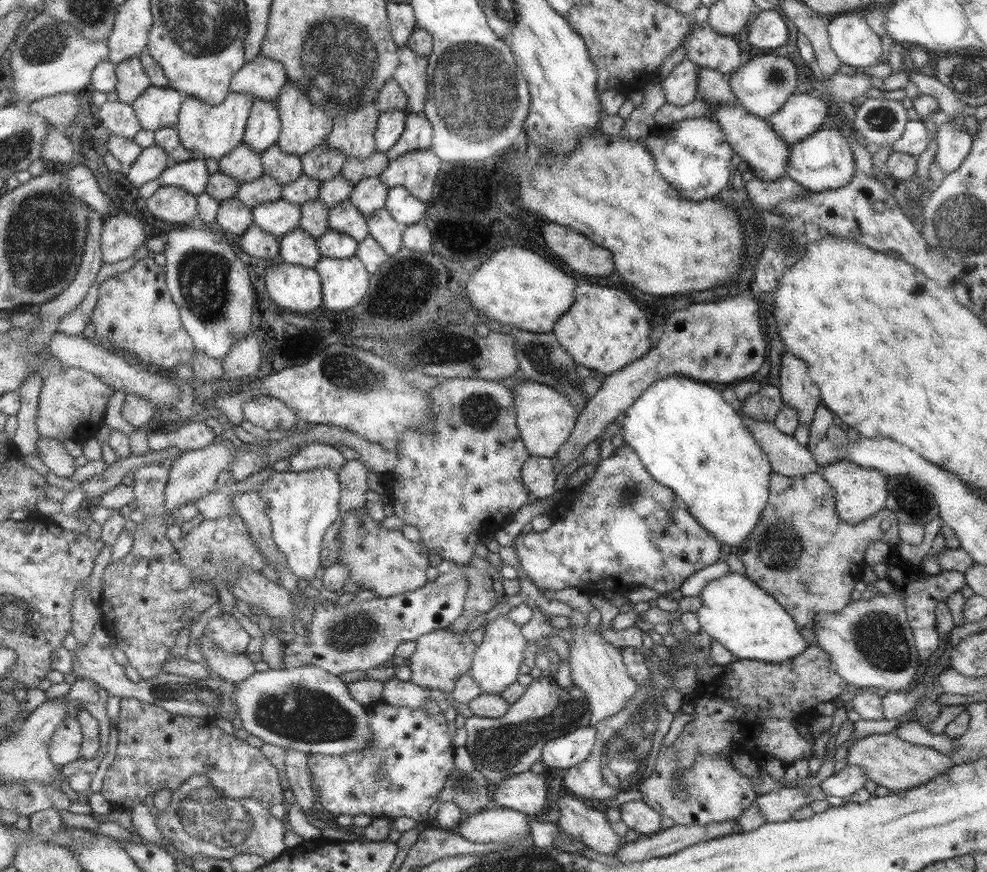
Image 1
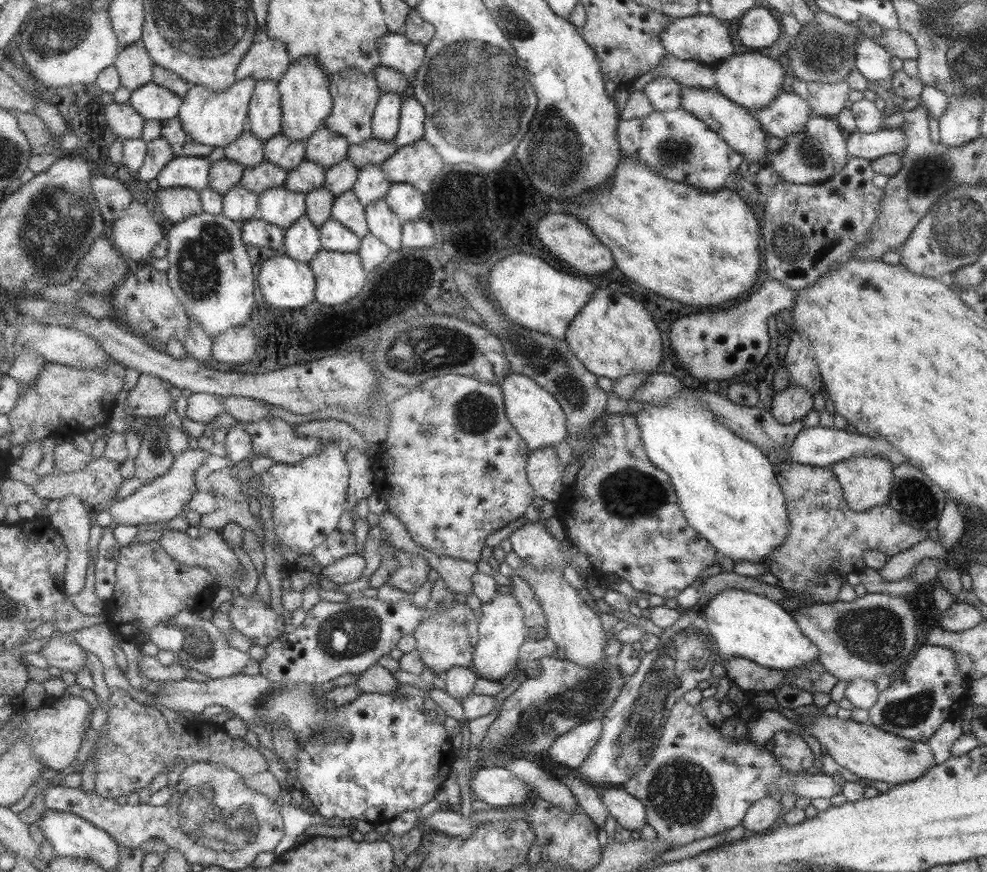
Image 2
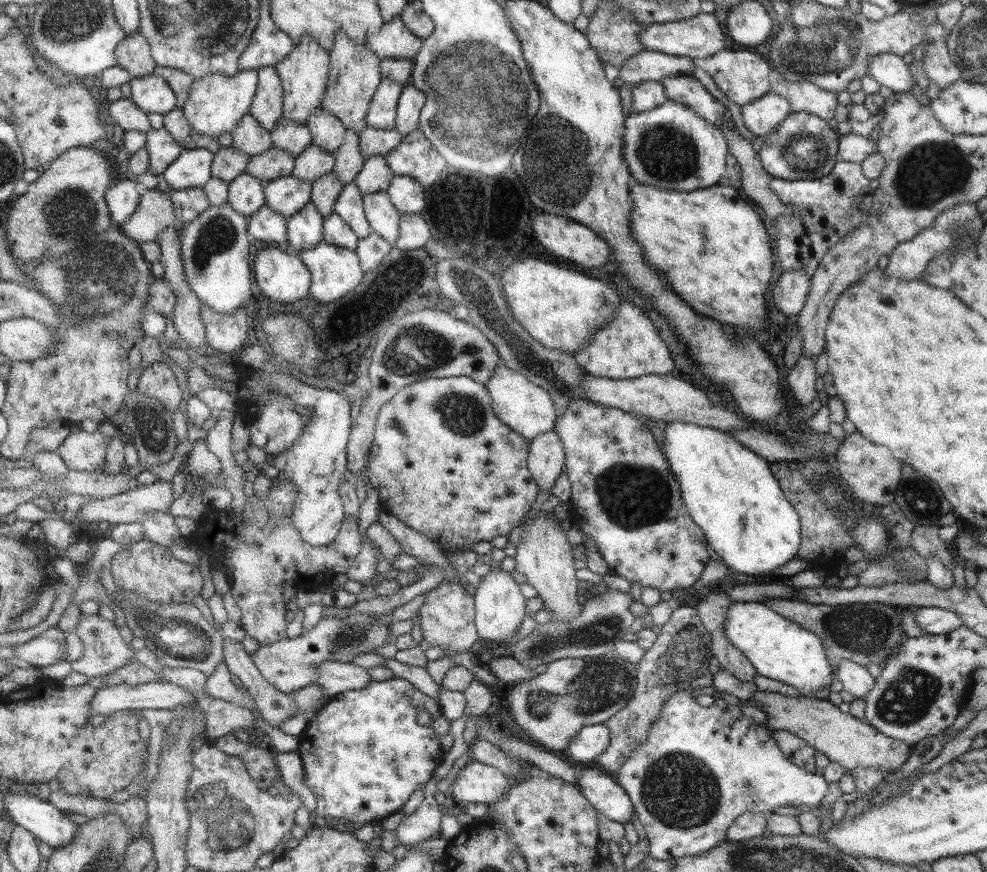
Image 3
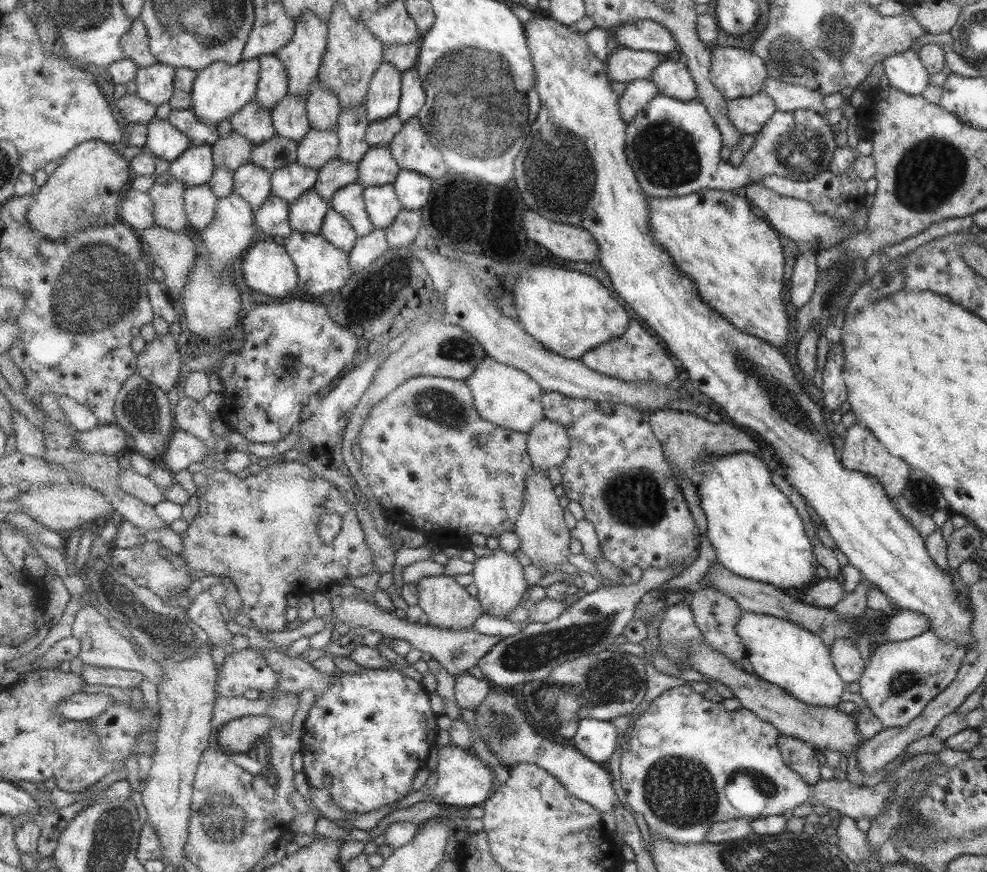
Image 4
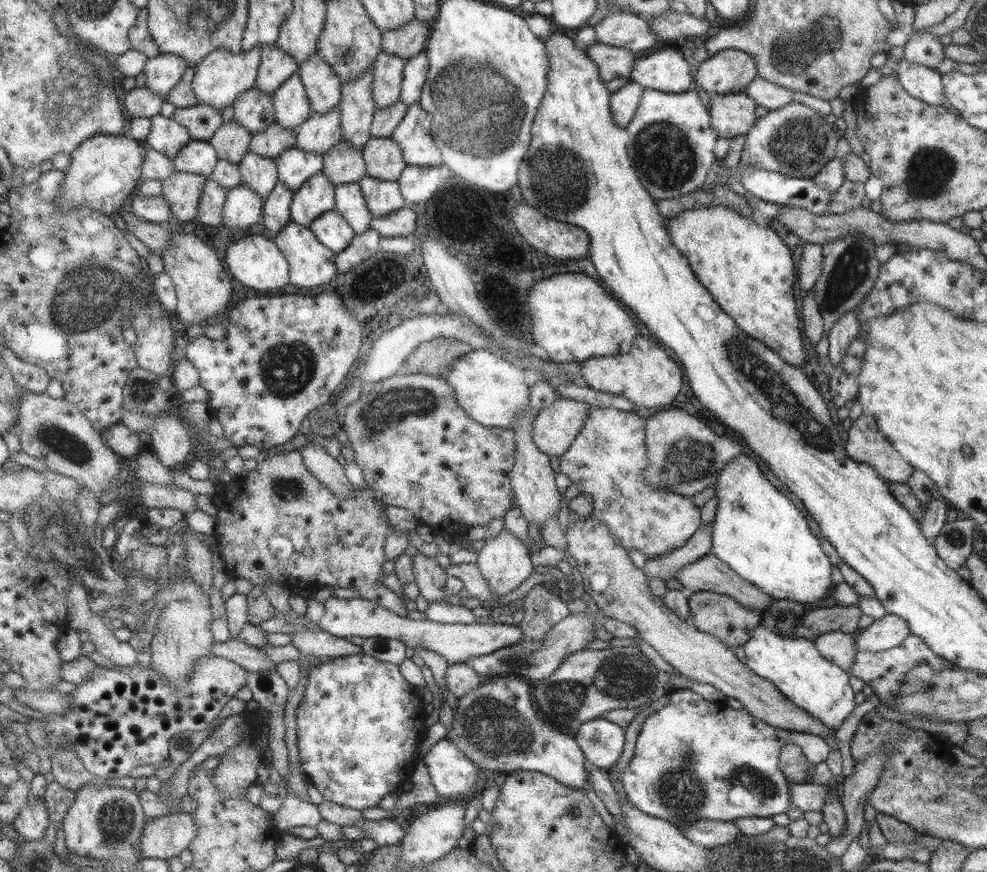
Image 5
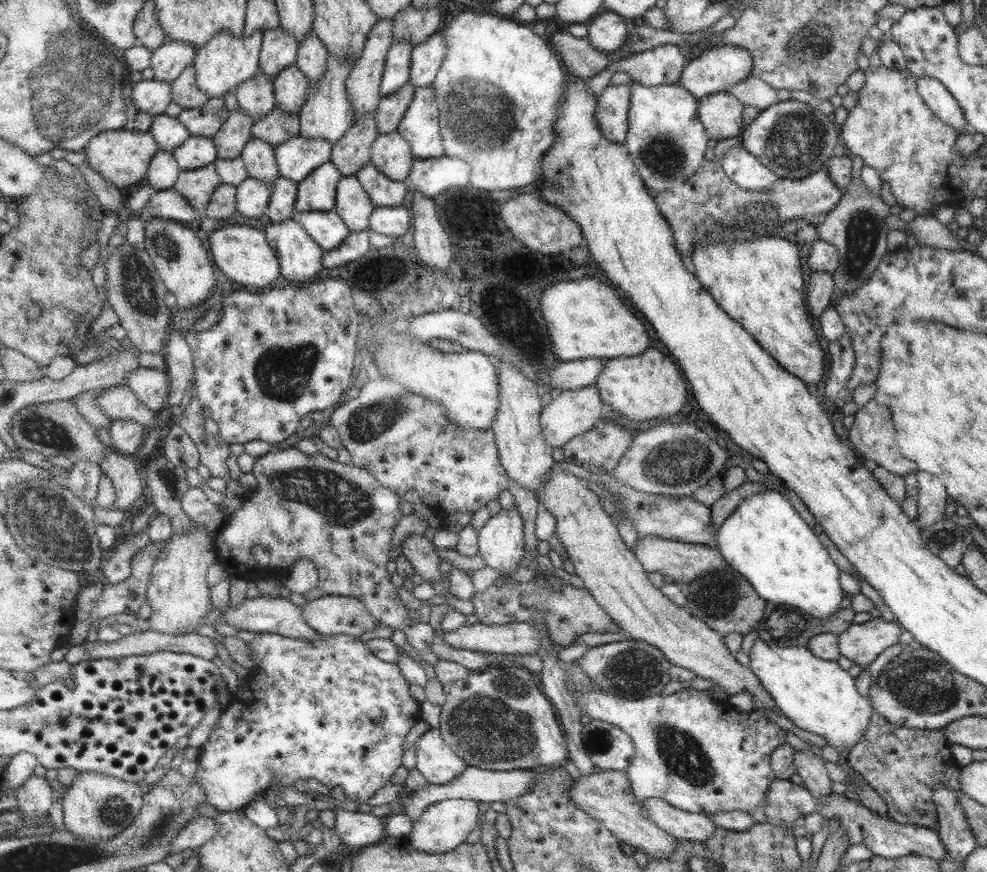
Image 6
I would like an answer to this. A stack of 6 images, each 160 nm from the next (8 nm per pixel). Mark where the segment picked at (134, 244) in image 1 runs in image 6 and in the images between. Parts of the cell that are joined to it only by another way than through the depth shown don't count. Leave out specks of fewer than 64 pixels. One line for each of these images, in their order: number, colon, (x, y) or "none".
2: (137, 233)
3: (156, 212)
4: (168, 194)
5: (183, 191)
6: (198, 186)

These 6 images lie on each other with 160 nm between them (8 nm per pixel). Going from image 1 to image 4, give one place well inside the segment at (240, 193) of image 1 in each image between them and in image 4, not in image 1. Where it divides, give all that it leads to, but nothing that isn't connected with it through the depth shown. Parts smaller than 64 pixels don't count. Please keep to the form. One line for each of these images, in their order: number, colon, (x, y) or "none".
2: (265, 176)
3: (275, 163)
4: (278, 152)

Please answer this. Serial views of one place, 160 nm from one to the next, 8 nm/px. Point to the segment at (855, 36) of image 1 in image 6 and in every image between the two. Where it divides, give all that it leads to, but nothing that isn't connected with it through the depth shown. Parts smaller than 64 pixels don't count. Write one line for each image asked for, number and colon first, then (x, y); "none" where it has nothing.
2: (872, 60)
3: (889, 70)
4: (904, 70)
5: (921, 82)
6: (935, 96)

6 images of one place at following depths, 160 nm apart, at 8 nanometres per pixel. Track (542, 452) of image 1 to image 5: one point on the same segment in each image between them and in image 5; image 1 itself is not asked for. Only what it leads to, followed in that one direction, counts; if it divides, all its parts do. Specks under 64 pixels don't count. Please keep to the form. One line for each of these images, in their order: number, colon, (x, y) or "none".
2: (534, 412)
3: (527, 409)
4: (504, 395)
5: (492, 391)

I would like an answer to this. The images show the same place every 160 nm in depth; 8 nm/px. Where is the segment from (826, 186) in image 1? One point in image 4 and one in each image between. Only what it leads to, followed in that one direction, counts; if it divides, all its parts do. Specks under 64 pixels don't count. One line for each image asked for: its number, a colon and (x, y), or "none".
2: (812, 156)
3: (803, 147)
4: (798, 145)

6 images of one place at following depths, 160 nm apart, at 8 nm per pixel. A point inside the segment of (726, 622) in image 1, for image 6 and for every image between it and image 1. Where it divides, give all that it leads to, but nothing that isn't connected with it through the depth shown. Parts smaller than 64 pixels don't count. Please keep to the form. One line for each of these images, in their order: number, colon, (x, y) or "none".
2: (744, 625)
3: (780, 650)
4: (781, 653)
5: (814, 684)
6: (816, 695)

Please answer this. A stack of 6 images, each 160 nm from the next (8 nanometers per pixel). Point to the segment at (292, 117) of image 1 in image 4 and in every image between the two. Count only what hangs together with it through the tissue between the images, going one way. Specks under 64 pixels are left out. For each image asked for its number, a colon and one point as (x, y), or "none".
2: (307, 101)
3: (305, 72)
4: (304, 54)

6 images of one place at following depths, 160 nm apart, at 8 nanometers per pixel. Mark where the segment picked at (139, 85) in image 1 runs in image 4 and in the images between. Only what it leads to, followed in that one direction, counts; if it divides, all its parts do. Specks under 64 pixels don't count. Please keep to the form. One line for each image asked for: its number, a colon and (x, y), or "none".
2: (136, 65)
3: (135, 54)
4: (136, 43)

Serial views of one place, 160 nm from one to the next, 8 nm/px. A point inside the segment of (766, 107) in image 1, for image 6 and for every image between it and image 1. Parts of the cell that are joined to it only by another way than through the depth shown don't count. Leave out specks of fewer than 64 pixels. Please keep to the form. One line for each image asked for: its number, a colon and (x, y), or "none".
2: (751, 80)
3: (741, 76)
4: (735, 73)
5: (729, 71)
6: (718, 69)

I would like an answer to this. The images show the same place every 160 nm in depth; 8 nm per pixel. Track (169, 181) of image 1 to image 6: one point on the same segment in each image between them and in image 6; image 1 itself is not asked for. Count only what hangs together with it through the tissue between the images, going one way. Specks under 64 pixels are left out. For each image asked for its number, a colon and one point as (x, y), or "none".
2: (193, 172)
3: (193, 169)
4: (196, 167)
5: (199, 157)
6: (199, 151)

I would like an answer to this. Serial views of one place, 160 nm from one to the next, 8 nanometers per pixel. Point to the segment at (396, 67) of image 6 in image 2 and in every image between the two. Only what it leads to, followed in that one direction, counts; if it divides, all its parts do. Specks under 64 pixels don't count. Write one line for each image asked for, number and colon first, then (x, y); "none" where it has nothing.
2: (385, 121)
3: (381, 113)
4: (382, 101)
5: (388, 70)

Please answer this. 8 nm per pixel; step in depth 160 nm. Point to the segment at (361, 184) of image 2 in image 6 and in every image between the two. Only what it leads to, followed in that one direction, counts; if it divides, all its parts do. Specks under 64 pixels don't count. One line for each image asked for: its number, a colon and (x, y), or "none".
3: (377, 175)
4: (378, 168)
5: (383, 157)
6: (391, 153)

